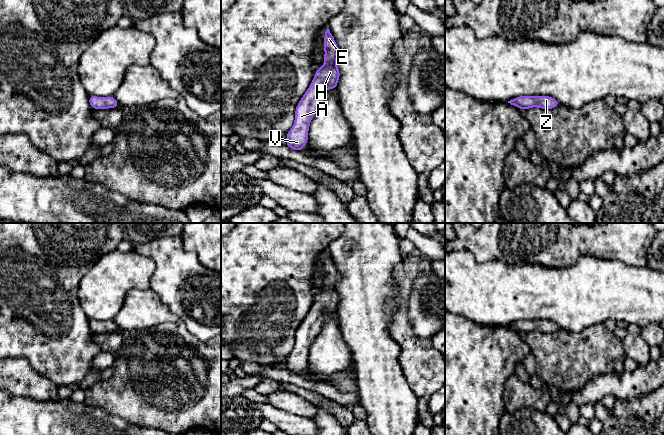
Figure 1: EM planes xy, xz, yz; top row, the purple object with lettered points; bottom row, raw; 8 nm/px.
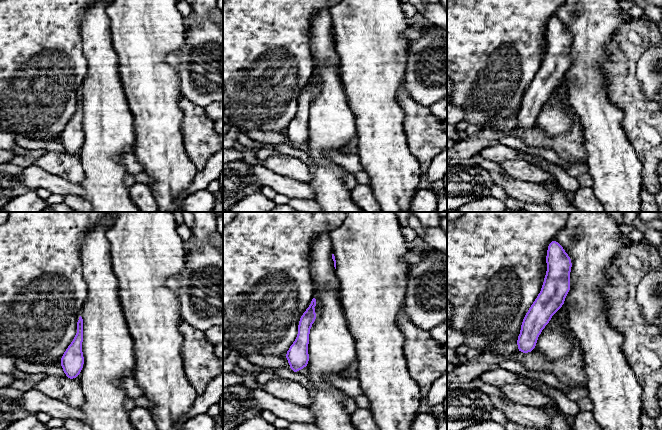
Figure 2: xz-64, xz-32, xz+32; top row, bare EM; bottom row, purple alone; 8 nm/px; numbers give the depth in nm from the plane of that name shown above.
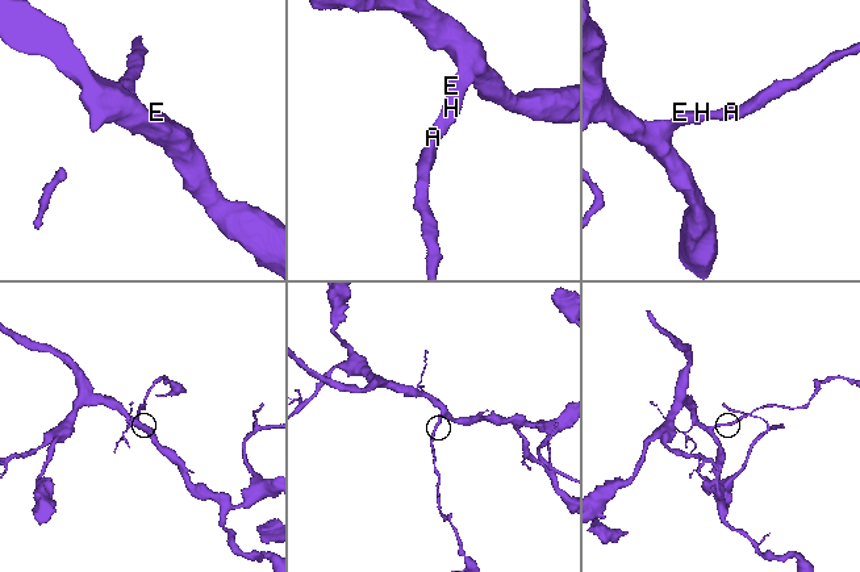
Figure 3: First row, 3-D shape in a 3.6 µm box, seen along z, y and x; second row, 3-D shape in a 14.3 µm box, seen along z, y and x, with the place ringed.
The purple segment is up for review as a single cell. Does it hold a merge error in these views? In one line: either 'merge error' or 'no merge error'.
no merge error

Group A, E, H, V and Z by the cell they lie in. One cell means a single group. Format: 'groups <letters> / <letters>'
groups A E H V Z

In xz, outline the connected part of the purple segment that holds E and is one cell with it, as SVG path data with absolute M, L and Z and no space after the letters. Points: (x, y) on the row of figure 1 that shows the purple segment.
M329 28L325 32L323 45L324 65L315 71L309 88L297 104L294 124L286 136L285 144L298 152L308 143L310 121L321 108L326 89L336 90L340 78L340 70L336 65L340 49Z

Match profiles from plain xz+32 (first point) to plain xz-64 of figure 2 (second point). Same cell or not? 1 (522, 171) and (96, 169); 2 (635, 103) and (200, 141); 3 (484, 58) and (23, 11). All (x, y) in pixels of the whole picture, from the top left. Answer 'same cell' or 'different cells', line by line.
1: different cells
2: same cell
3: same cell

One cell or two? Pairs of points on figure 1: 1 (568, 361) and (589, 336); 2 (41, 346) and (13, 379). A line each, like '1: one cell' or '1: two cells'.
1: one cell
2: two cells

